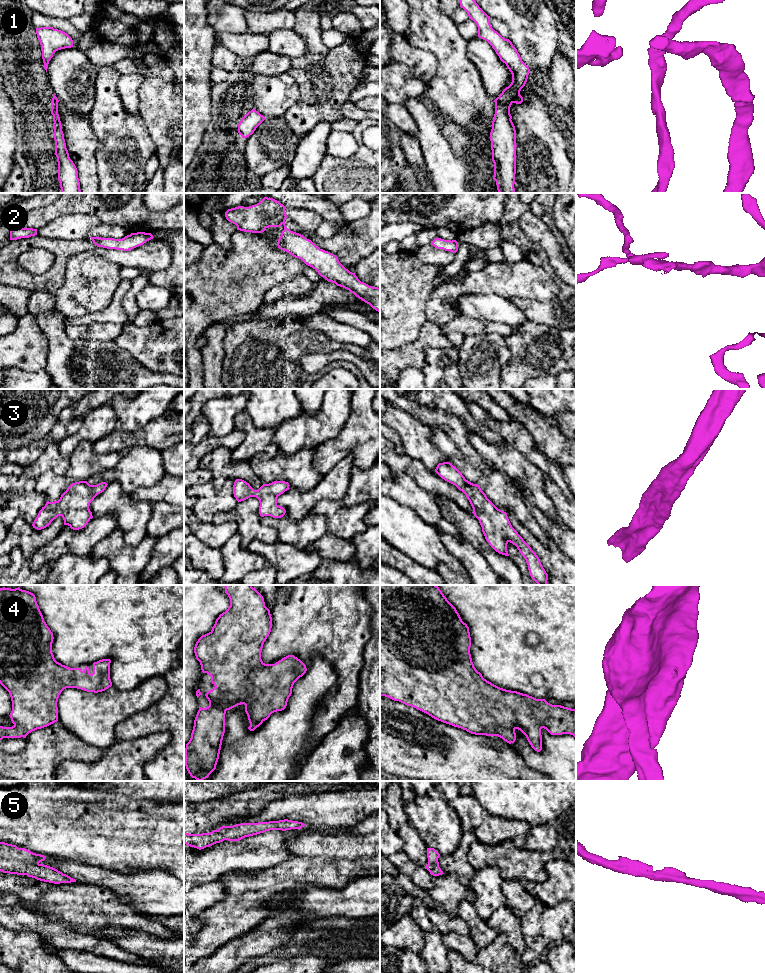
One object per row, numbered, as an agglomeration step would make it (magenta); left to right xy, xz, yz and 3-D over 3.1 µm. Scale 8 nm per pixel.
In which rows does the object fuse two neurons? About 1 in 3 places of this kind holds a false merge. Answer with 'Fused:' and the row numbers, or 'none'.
Fused: none

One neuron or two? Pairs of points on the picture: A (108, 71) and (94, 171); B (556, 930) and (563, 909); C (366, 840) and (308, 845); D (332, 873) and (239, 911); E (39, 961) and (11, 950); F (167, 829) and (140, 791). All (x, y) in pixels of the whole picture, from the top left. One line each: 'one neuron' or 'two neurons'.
A: one neuron
B: one neuron
C: one neuron
D: one neuron
E: one neuron
F: two neurons

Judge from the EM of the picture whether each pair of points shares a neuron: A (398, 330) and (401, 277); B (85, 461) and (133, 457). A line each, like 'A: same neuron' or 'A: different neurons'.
A: same neuron
B: different neurons

